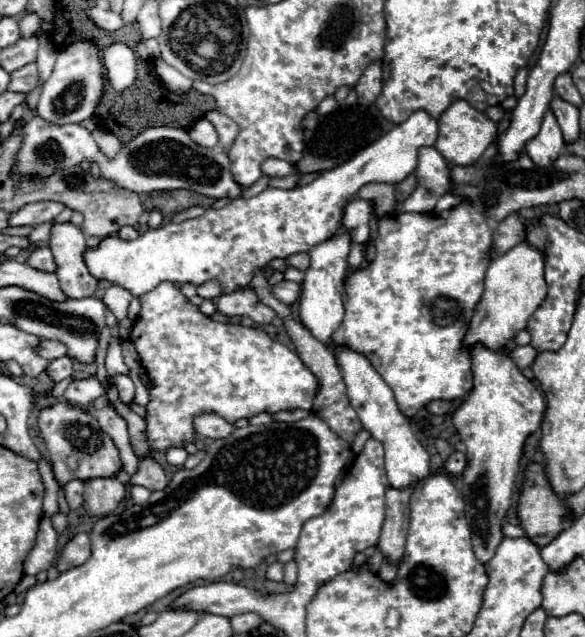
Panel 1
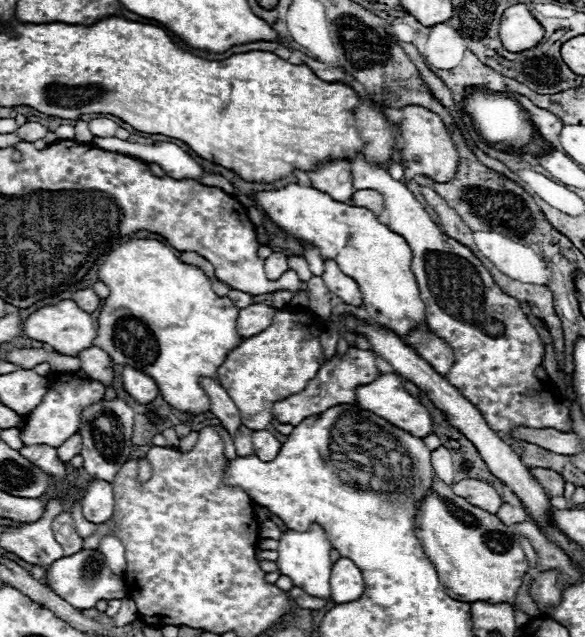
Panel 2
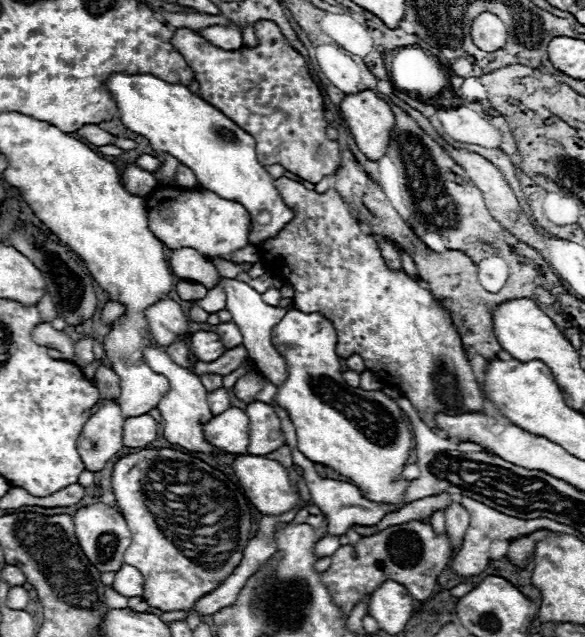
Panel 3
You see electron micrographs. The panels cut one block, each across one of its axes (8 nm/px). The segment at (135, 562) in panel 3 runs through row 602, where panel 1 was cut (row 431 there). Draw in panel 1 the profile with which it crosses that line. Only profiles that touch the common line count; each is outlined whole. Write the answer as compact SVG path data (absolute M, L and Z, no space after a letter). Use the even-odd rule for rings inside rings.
M172 282L158 284L154 290L142 294L140 302L142 310L132 328L130 342L136 346L140 362L154 384L150 390L150 404L146 406L148 442L152 448L168 450L172 446L184 446L184 442L194 442L196 432L192 428L192 416L202 412L214 412L228 422L236 422L262 412L274 414L294 408L312 410L312 402L318 394L318 378L304 366L294 350L272 340L264 330L210 320L198 306L192 306Z

